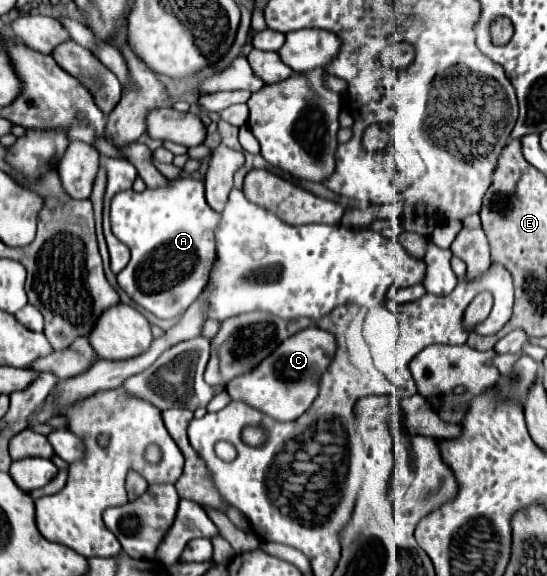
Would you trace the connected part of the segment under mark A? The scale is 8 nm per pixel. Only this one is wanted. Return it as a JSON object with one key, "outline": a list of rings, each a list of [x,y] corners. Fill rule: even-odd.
{"outline":[[[173,179],[167,189],[117,193],[111,201],[111,229],[131,249],[129,265],[117,275],[119,287],[155,317],[179,317],[207,285],[219,221],[221,215],[209,209],[203,181],[197,179]]]}

